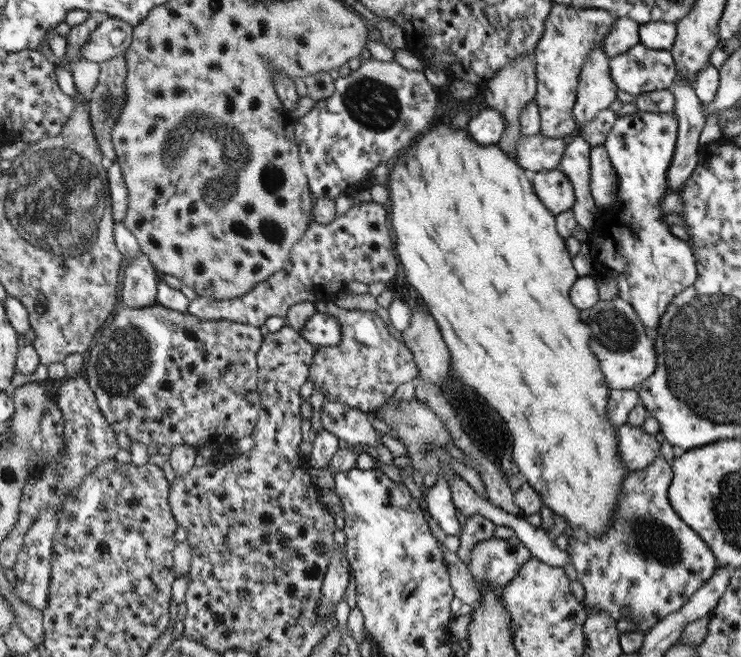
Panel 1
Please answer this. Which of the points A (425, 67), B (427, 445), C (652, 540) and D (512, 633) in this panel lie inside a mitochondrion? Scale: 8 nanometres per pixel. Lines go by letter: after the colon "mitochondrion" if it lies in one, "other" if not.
A: other
B: mitochondrion
C: mitochondrion
D: other

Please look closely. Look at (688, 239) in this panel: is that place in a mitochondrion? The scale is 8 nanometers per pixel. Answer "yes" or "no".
no

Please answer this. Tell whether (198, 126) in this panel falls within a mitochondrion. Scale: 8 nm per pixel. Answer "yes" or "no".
yes

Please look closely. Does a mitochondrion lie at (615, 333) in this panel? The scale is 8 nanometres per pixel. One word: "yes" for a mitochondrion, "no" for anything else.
yes

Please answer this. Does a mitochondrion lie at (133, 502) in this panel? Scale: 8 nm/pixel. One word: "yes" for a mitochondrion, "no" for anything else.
no

